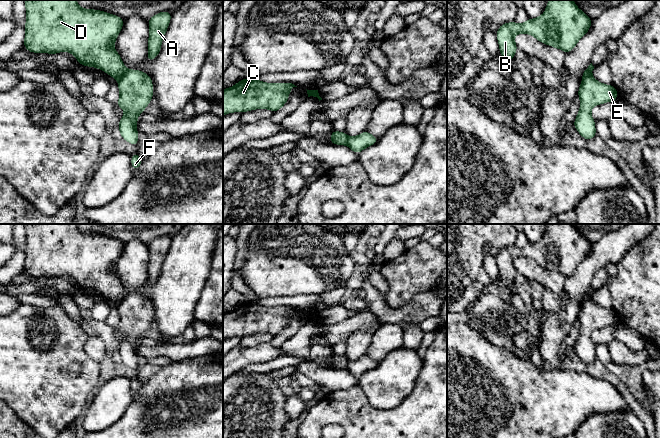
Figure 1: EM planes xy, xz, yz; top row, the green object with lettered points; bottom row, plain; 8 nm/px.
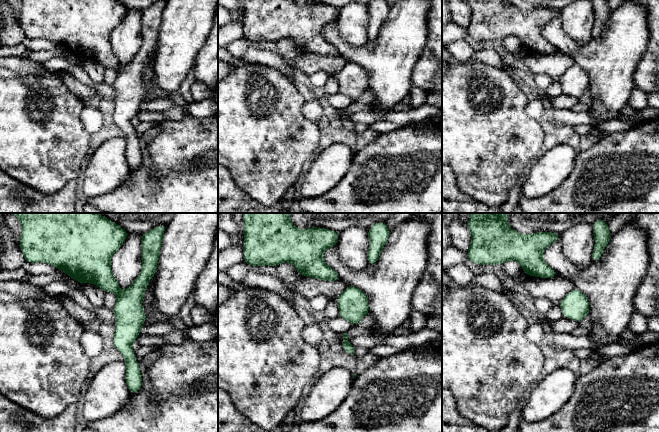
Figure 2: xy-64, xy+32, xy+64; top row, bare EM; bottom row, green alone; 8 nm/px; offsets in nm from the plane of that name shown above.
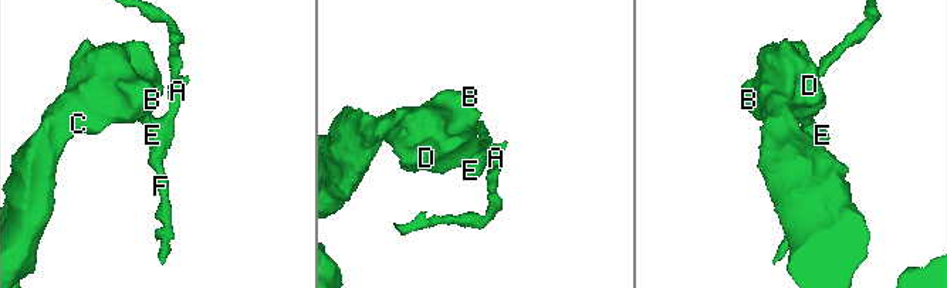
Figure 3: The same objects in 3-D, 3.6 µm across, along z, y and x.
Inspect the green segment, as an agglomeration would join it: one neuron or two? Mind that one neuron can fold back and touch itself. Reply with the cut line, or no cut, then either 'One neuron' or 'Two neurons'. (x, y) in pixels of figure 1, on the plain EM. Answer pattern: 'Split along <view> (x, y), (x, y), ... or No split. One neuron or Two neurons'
Split along xz (348, 360), (345, 368). Two neurons

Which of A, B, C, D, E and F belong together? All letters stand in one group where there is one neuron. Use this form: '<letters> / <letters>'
A E F / B C D

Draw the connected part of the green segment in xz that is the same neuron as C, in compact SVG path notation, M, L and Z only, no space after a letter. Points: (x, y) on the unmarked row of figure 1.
M244 302L233 311L223 313L223 340L233 336L246 336L255 333L269 333L277 336L288 325L290 315L297 311L292 307L265 307L261 304Z

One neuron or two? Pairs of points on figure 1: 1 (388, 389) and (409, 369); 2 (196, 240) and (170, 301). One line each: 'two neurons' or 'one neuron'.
1: one neuron
2: one neuron

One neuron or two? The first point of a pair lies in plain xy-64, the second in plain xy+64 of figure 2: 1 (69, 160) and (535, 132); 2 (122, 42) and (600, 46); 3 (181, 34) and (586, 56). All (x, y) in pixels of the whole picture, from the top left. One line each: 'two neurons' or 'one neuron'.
1: one neuron
2: two neurons
3: one neuron

